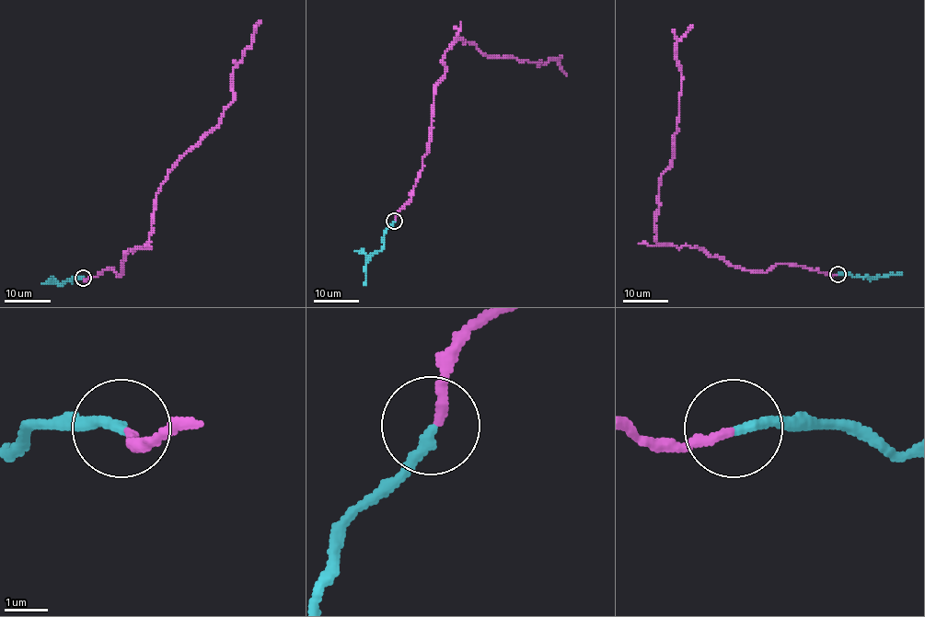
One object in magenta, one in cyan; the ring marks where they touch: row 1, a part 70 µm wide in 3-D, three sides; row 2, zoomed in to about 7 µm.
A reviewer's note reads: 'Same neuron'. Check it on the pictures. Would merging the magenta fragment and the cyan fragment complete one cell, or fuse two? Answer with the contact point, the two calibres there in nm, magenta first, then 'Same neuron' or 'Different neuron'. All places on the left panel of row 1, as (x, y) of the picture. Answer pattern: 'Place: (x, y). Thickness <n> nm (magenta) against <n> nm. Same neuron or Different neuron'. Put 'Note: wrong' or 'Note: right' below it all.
Place: (83, 278). Thickness 190 nm (magenta) against 240 nm. Different neuron
Note: wrong

